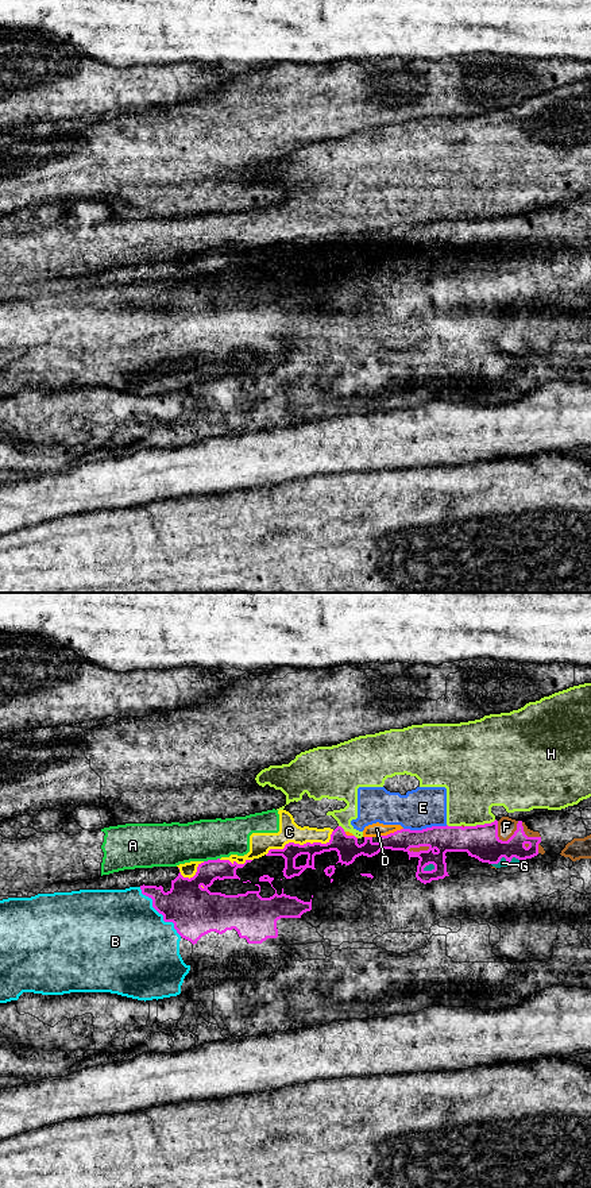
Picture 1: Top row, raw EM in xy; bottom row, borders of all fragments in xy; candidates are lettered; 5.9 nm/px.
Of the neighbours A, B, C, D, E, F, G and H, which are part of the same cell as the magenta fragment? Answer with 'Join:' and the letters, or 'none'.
Join: B, F

